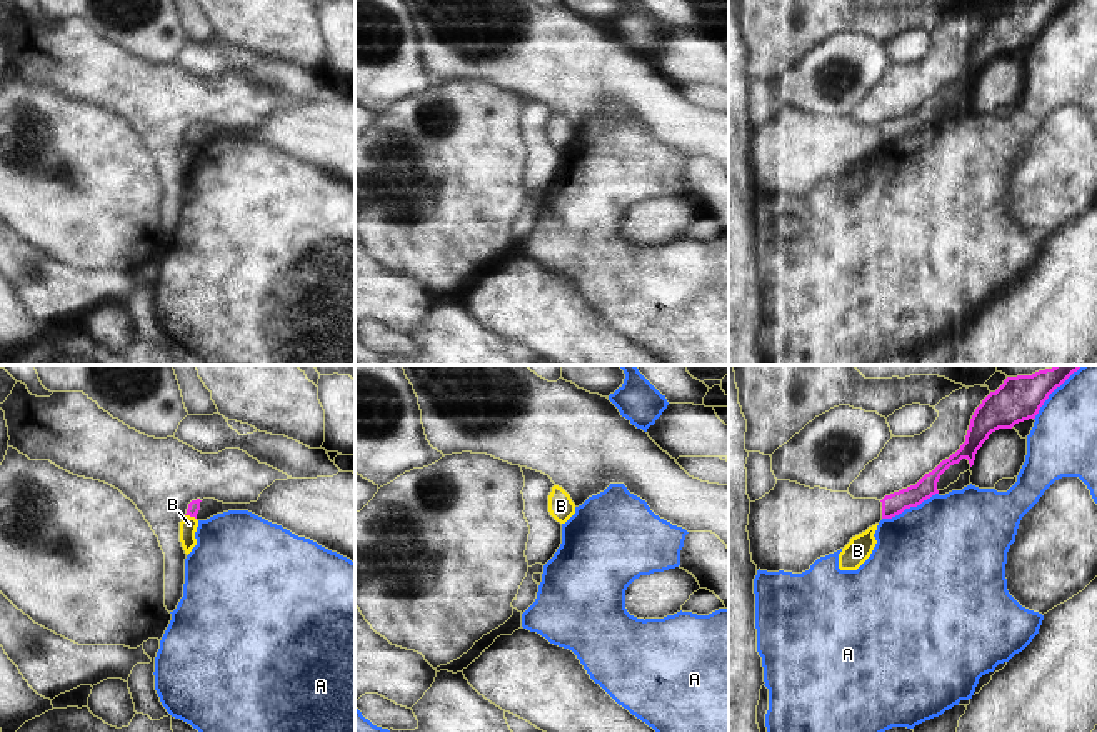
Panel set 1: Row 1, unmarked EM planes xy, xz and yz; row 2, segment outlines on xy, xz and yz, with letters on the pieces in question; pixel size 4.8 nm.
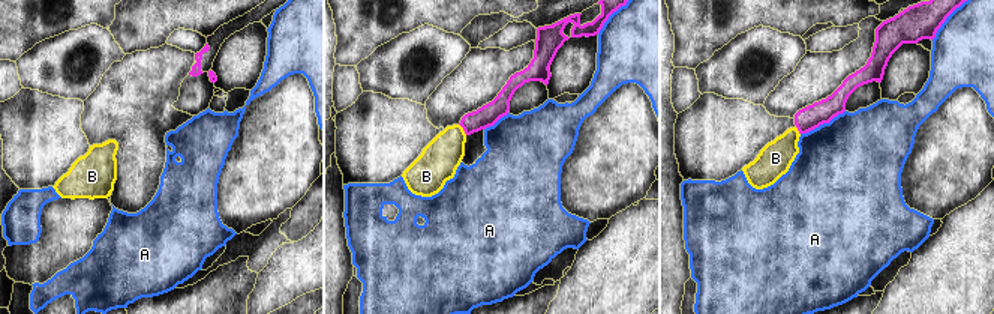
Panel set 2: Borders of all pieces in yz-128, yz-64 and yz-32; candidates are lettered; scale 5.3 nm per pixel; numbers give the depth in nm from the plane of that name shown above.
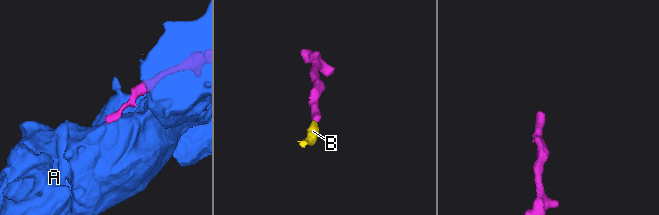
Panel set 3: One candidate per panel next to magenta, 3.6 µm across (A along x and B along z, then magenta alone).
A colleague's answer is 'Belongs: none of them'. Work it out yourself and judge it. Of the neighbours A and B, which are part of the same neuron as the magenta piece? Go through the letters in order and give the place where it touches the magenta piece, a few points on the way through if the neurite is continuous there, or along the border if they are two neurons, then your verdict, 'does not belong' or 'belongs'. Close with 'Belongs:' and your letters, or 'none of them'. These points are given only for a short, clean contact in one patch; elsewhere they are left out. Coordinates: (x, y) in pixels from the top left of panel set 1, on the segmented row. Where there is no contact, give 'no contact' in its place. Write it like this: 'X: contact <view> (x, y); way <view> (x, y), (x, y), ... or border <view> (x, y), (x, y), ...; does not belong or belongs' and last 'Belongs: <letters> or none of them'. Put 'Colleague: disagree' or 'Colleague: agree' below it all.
A: contact yz (909, 507); does not belong
B: contact xy (190, 516); border xy (185, 514), (195, 519); does not belong
Belongs: none of them
Colleague: agree

